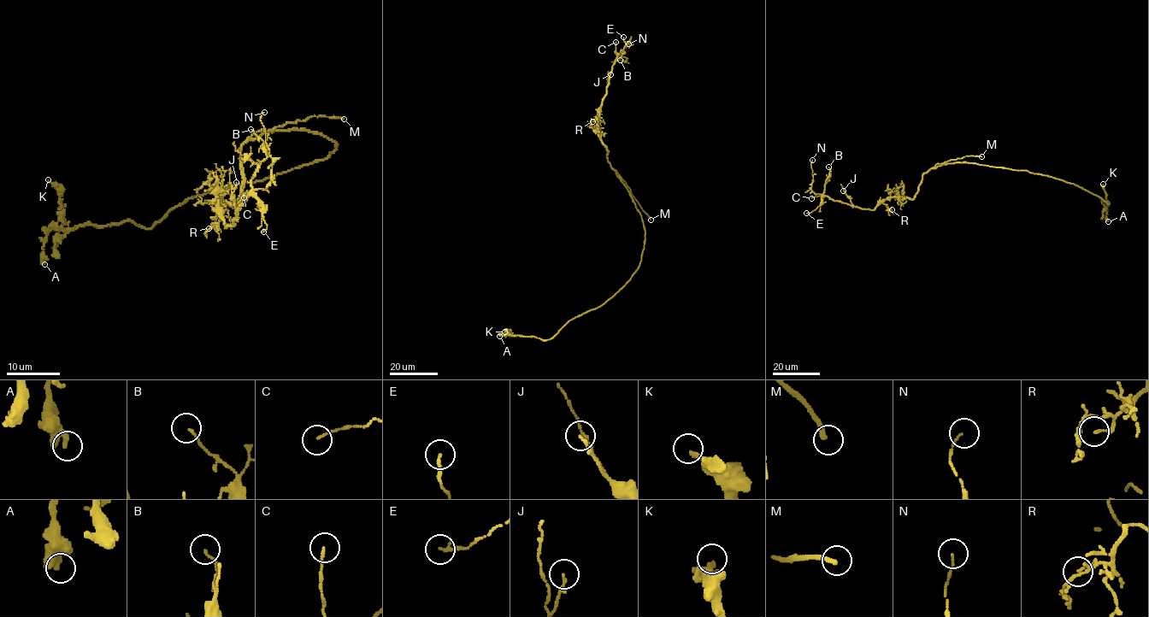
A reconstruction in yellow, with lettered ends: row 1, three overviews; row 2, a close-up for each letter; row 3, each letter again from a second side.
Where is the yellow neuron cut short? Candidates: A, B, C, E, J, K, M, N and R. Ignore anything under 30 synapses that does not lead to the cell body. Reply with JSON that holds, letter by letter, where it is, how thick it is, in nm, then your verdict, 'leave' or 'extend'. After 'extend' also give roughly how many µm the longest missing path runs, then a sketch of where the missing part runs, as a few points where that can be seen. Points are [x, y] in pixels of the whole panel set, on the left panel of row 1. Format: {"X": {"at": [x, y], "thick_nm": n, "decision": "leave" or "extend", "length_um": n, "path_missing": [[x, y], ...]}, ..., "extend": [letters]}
{"A": {"at": [44, 264], "thick_nm": 320, "decision": "leave"}, "B": {"at": [250, 129], "thick_nm": 100, "decision": "leave"}, "C": {"at": [244, 197], "thick_nm": 90, "decision": "leave"}, "E": {"at": [263, 232], "thick_nm": 150, "decision": "leave"}, "J": {"at": [236, 182], "thick_nm": 130, "decision": "leave"}, "K": {"at": [48, 179], "thick_nm": 200, "decision": "leave"}, "M": {"at": [344, 119], "thick_nm": 240, "decision": "extend", "length_um": 80}, "N": {"at": [264, 112], "thick_nm": 80, "decision": "leave"}, "R": {"at": [209, 228], "thick_nm": 100, "decision": "leave"}, "extend": ["M"]}

